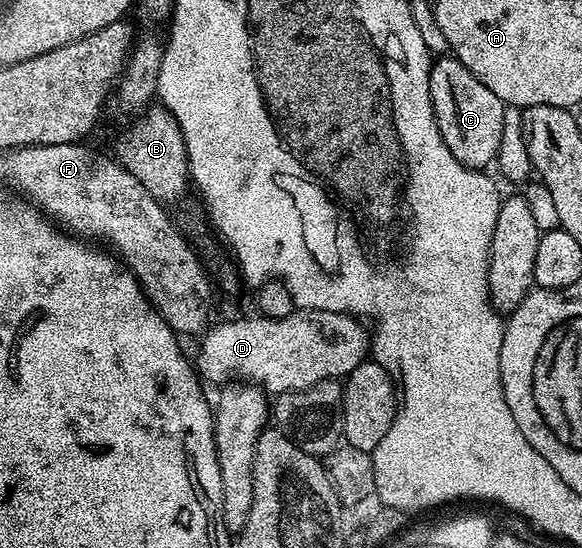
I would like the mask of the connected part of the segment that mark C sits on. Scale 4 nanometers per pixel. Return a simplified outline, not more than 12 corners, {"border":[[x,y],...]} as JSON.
{"border":[[448,54],[429,69],[447,150],[488,169],[506,104]]}

